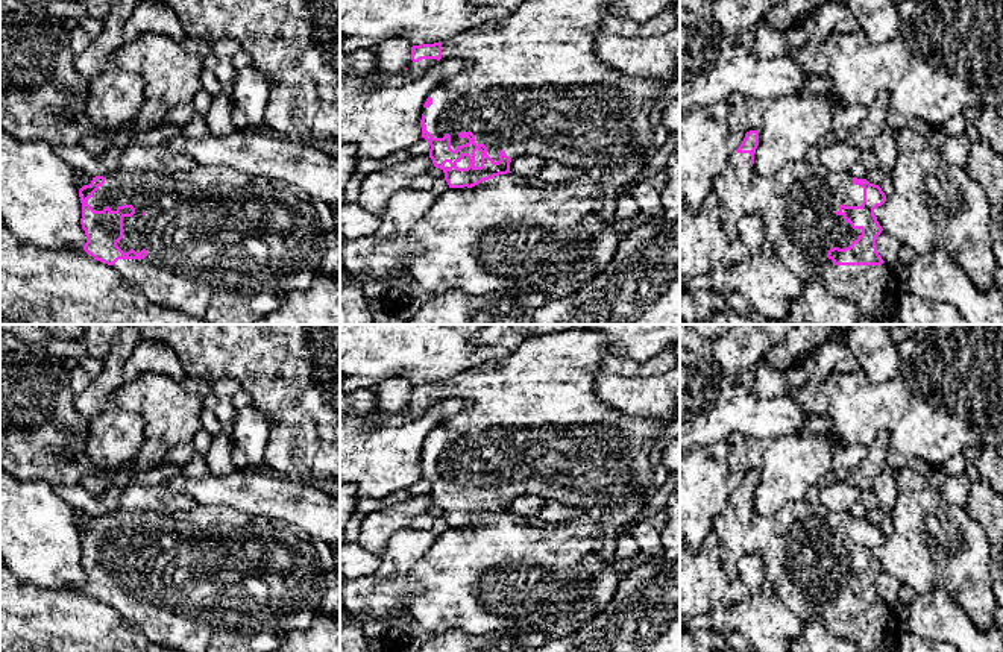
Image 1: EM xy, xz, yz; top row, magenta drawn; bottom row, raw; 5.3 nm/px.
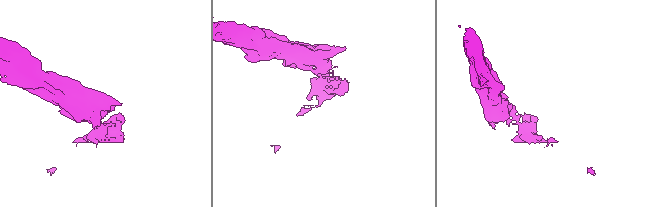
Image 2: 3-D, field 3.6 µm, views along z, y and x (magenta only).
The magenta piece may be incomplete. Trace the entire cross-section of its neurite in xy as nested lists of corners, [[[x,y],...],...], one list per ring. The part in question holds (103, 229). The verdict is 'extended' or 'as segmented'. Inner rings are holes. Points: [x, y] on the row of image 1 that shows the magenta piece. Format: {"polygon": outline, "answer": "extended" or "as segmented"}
{"polygon": [[[123,170],[93,177],[90,185],[79,190],[79,197],[82,203],[80,224],[86,235],[83,250],[88,255],[108,264],[124,284],[137,288],[152,302],[197,317],[209,324],[256,324],[266,314],[279,306],[281,299],[288,291],[307,290],[311,285],[313,277],[322,271],[322,261],[328,250],[326,230],[320,224],[319,214],[310,199],[294,190],[293,185],[281,180],[267,180],[266,183],[249,187],[217,185],[202,188],[188,183],[182,176],[159,174],[146,170]]], "answer": "extended"}

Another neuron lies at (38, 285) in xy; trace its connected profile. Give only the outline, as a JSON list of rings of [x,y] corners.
[[[0,223],[0,317],[21,324],[211,324],[152,302],[83,249],[41,249],[15,238],[5,223]]]

